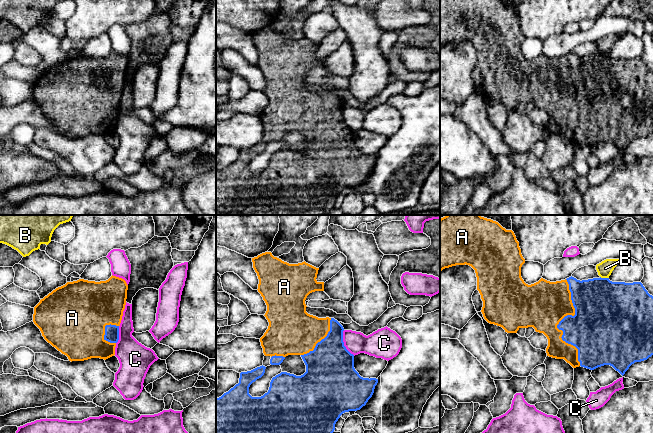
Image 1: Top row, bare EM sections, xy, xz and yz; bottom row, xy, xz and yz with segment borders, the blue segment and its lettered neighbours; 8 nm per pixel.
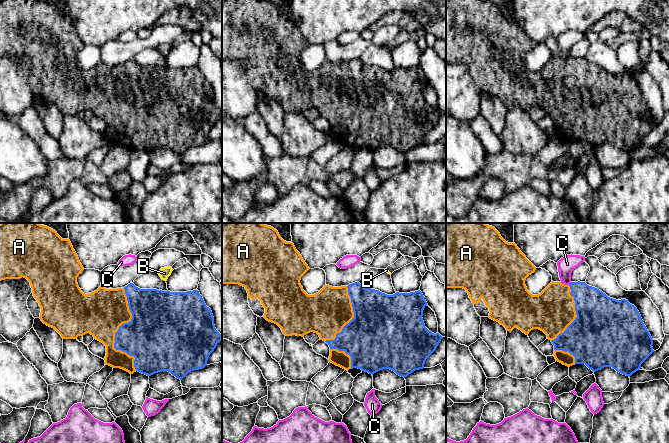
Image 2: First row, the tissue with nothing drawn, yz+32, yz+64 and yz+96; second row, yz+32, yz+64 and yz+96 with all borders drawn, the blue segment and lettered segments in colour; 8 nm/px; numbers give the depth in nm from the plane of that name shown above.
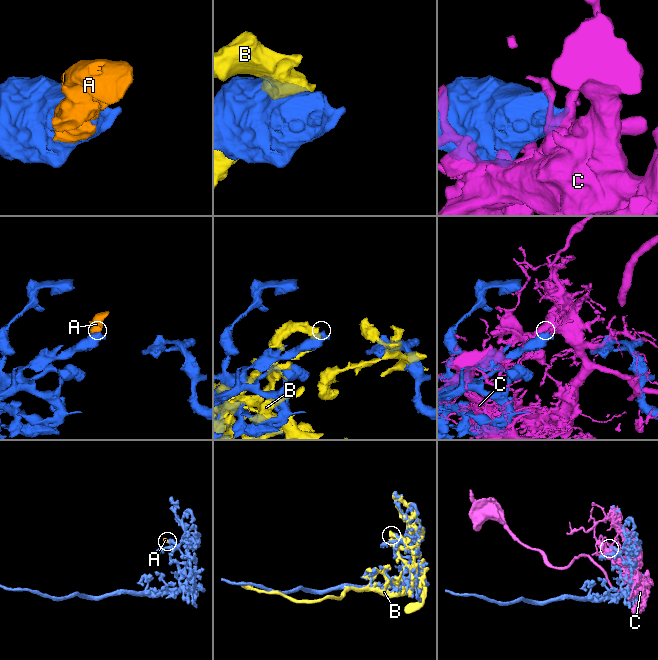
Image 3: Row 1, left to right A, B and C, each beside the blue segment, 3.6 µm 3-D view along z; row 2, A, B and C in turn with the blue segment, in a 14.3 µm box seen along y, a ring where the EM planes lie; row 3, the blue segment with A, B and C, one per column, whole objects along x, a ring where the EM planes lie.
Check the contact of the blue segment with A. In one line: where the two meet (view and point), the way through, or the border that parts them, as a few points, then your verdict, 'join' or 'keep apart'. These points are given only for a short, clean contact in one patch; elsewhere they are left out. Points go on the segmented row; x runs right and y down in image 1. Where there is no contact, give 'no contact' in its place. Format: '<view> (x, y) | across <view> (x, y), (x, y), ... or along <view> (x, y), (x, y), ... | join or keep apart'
yz (559, 322) | join

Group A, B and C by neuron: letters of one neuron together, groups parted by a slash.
A / B / C

